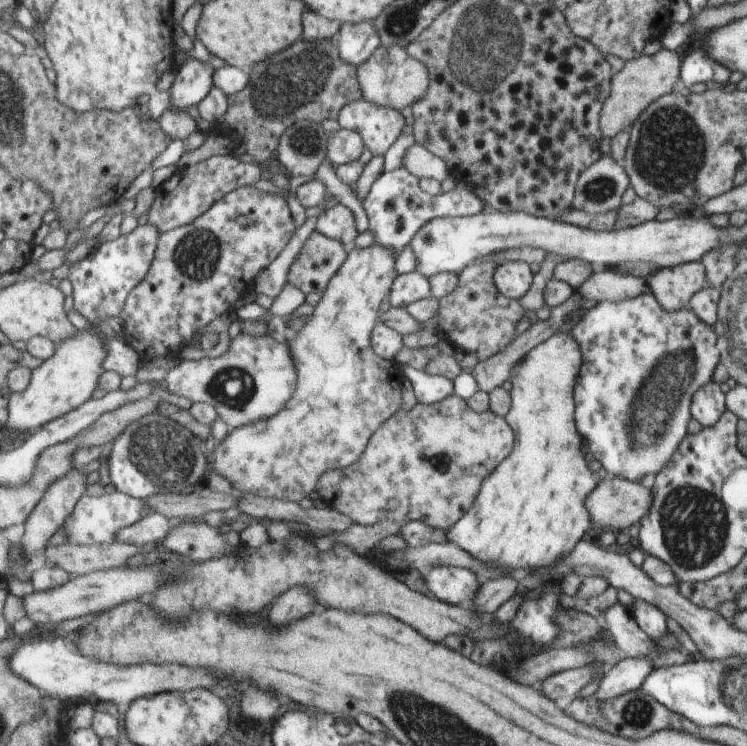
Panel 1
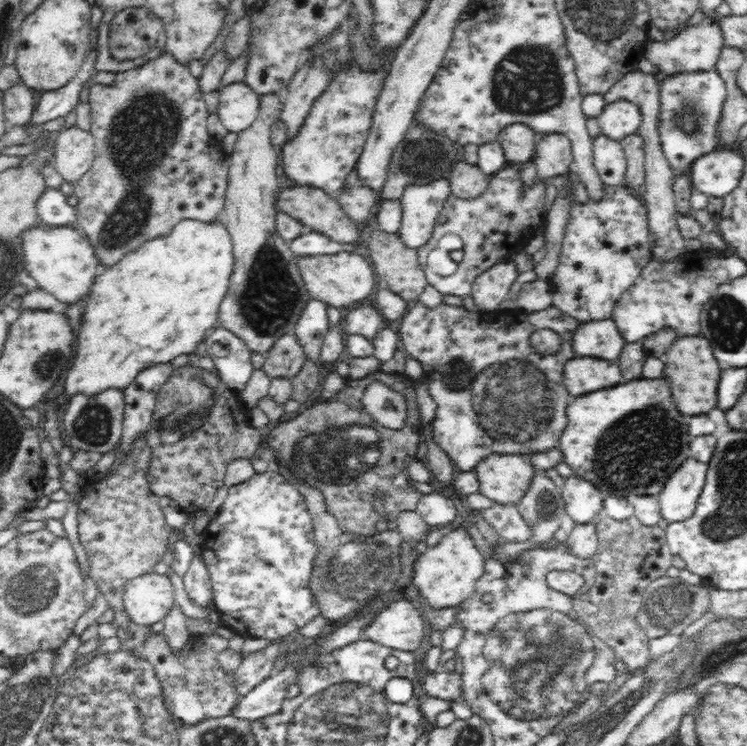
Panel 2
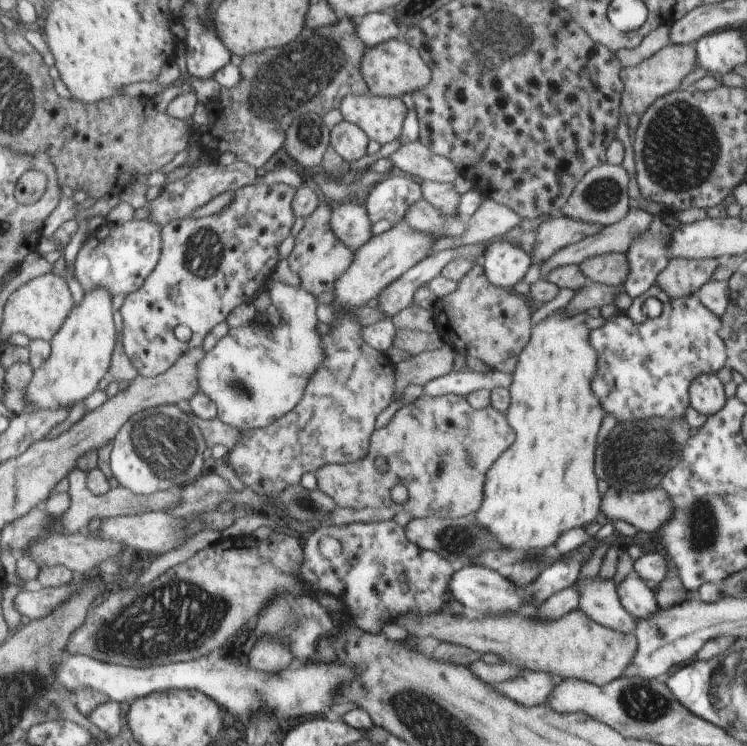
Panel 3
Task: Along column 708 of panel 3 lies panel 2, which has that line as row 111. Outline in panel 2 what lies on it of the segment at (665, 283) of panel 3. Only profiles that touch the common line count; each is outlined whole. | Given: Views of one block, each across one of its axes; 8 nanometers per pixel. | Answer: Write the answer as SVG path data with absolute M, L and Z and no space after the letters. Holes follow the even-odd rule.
M271 92L270 94L264 95L264 100L262 100L258 116L256 120L249 126L246 127L246 130L241 130L237 135L237 142L234 148L231 151L231 156L229 162L229 181L227 182L226 187L226 194L225 194L225 205L223 208L223 216L222 220L223 223L228 229L228 234L230 235L230 239L232 239L232 246L233 246L233 255L234 255L234 266L233 266L233 273L230 274L229 280L229 292L226 293L224 300L222 300L221 304L219 305L219 311L217 320L222 322L222 328L233 332L233 334L240 338L245 344L248 349L252 352L259 353L259 354L266 354L270 352L272 346L280 340L280 338L289 335L295 335L295 327L296 322L300 318L306 303L311 299L308 292L306 292L306 287L304 286L304 281L302 281L301 274L298 273L298 267L296 262L296 256L294 256L291 249L284 243L285 240L278 235L276 232L276 223L275 223L275 216L277 213L277 207L274 206L275 201L275 194L278 194L278 191L281 189L281 181L282 177L276 174L276 166L280 164L280 154L276 154L276 146L272 146L270 144L270 128L272 128L272 124L276 122L276 120L281 118L281 110L283 106L282 101L282 94L280 95L279 92Z

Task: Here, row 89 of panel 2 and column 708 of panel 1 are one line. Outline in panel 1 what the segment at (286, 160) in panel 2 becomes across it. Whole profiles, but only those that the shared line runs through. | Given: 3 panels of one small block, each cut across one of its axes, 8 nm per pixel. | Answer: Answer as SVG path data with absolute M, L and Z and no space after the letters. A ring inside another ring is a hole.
M650 291L638 295L637 297L628 298L619 302L597 301L597 304L591 309L587 309L585 314L577 320L577 324L568 331L575 342L578 343L579 350L582 351L582 368L579 370L579 382L574 384L575 392L575 430L579 430L579 436L583 438L583 442L587 444L589 454L611 474L619 478L627 478L627 480L637 480L646 474L657 474L659 470L666 466L674 451L681 444L683 436L685 436L685 428L689 422L689 400L694 396L695 390L711 380L711 372L715 368L715 364L719 362L717 350L715 350L715 334L713 334L712 326L705 326L691 310L688 308L681 310L663 310L659 306L657 300L653 298Z

